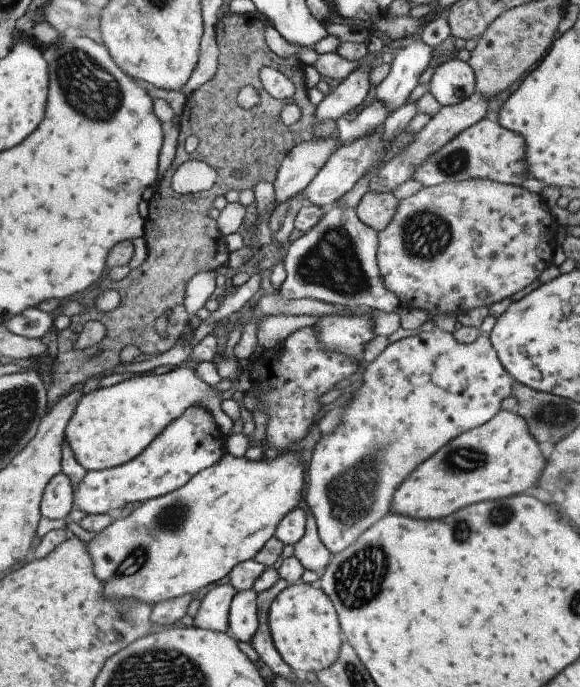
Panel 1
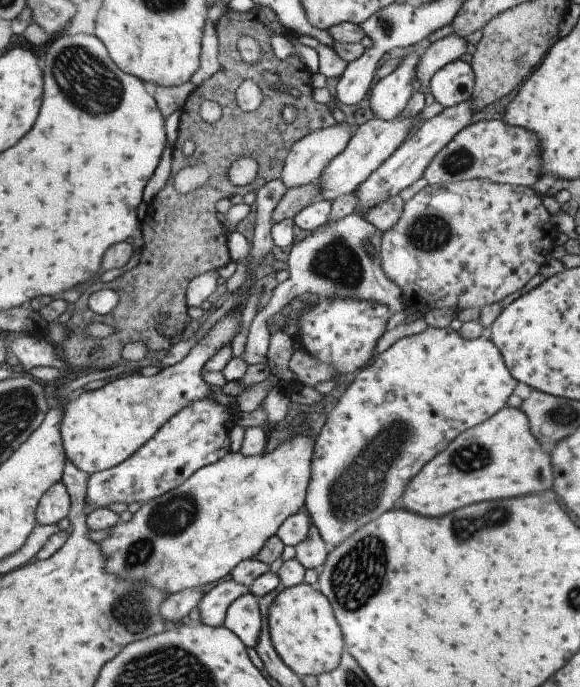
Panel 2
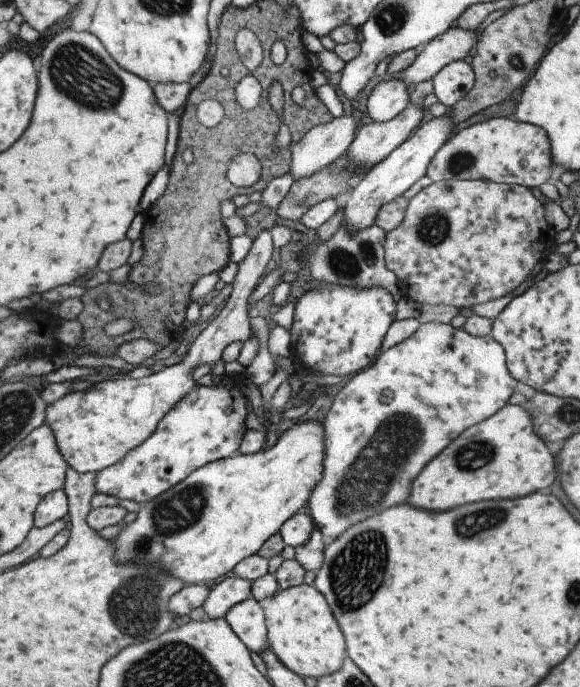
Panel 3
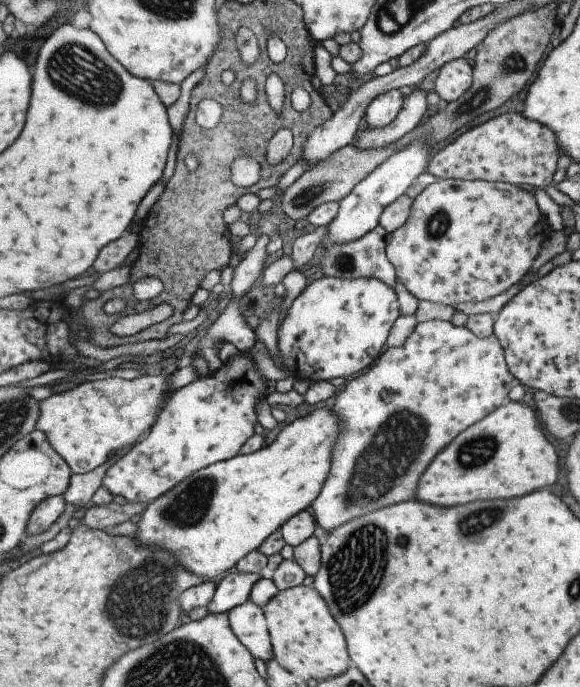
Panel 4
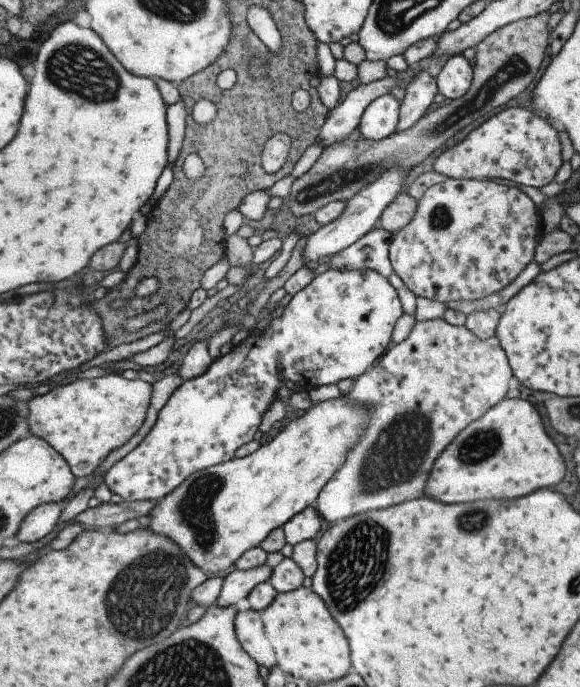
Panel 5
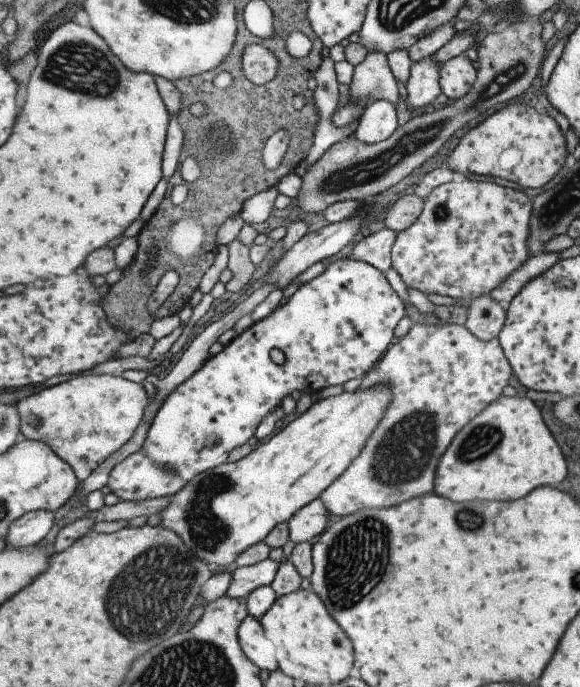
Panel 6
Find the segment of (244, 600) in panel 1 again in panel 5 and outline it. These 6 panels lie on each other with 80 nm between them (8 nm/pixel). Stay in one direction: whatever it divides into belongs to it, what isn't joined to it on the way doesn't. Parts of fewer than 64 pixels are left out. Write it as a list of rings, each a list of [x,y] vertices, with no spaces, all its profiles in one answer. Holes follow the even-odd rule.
[[[254,610],[238,612],[234,618],[234,633],[241,648],[259,665],[276,666],[276,656],[264,635],[260,613]]]

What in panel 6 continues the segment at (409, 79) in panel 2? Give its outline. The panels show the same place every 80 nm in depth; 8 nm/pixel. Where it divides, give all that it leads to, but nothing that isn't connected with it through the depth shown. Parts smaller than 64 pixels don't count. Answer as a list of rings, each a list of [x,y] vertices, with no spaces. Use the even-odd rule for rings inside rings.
[[[384,100],[373,101],[362,110],[354,137],[370,145],[385,140],[397,127],[395,107]]]

